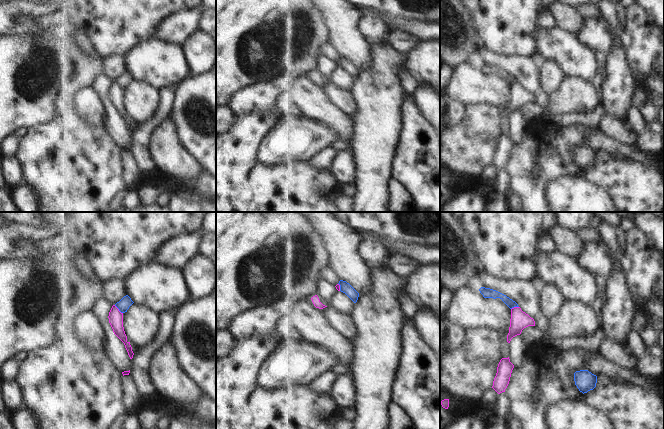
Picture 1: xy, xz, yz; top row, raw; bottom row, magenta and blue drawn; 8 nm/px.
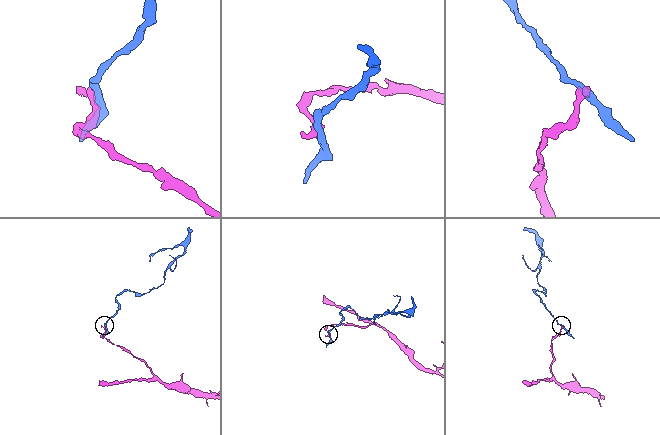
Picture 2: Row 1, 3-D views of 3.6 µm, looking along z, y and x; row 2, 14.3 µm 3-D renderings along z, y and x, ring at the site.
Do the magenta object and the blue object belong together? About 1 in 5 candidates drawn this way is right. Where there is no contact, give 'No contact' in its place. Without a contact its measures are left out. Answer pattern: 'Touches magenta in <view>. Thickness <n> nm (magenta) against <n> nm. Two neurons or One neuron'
Touches magenta in xy. Thickness 110 nm (magenta) against 100 nm. Two neurons

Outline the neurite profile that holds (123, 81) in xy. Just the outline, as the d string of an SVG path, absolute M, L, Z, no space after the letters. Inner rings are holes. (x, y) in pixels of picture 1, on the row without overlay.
M126 71L124 72L119 78L115 80L115 82L119 85L121 89L127 88L129 83L133 80L134 78L131 76L131 74Z

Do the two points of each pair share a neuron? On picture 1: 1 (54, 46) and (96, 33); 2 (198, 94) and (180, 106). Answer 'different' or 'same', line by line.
1: different
2: same

